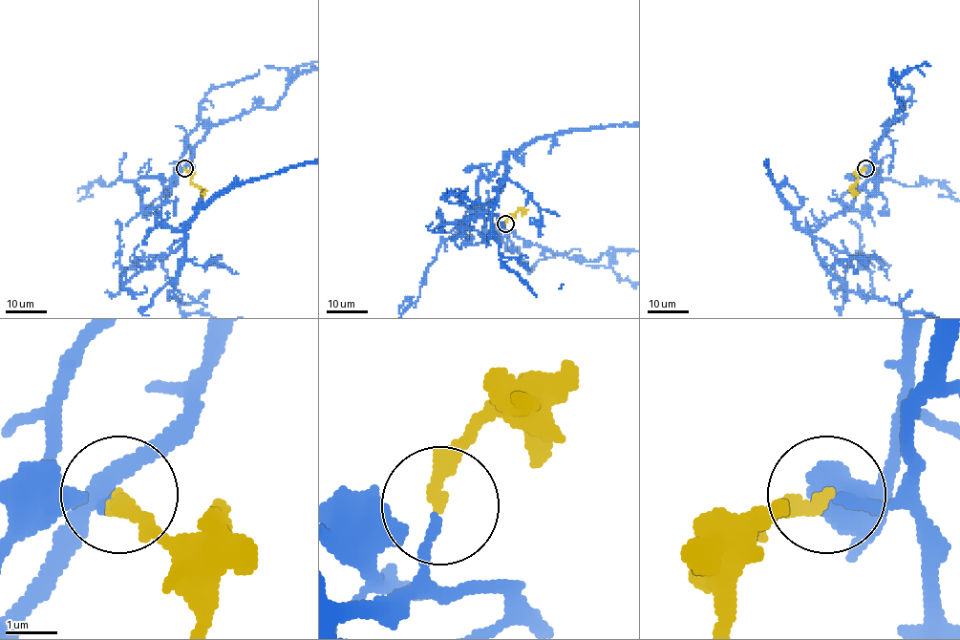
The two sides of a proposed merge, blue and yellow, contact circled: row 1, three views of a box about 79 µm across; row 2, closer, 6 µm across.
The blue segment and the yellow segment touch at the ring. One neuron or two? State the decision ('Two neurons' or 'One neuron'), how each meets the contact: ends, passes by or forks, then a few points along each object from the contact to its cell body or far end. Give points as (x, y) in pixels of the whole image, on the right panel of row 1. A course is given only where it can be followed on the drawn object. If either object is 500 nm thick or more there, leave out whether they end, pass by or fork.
One neuron. At the ring blue passes by. At the ring yellow ends. Course of yellow: (865, 168), (858, 173), (857, 181), (850, 188), (855, 195)

